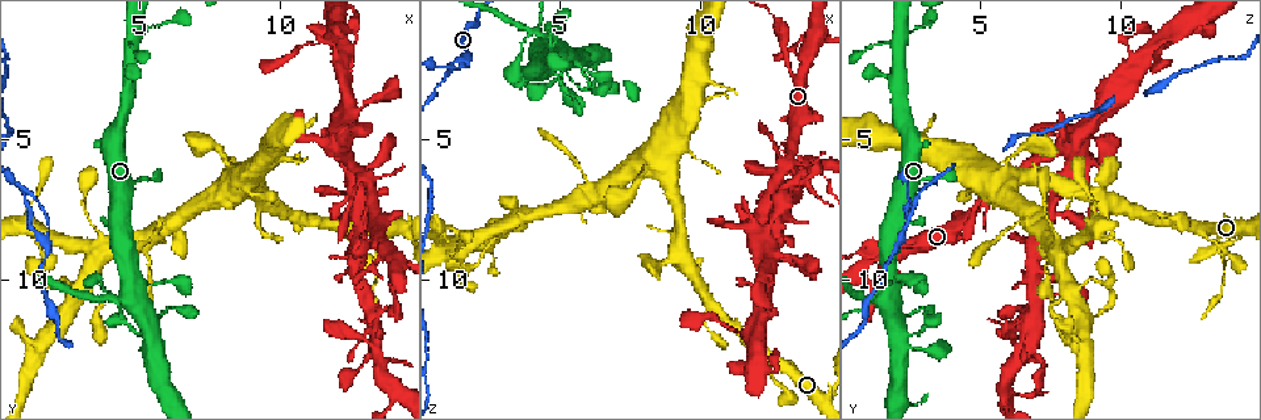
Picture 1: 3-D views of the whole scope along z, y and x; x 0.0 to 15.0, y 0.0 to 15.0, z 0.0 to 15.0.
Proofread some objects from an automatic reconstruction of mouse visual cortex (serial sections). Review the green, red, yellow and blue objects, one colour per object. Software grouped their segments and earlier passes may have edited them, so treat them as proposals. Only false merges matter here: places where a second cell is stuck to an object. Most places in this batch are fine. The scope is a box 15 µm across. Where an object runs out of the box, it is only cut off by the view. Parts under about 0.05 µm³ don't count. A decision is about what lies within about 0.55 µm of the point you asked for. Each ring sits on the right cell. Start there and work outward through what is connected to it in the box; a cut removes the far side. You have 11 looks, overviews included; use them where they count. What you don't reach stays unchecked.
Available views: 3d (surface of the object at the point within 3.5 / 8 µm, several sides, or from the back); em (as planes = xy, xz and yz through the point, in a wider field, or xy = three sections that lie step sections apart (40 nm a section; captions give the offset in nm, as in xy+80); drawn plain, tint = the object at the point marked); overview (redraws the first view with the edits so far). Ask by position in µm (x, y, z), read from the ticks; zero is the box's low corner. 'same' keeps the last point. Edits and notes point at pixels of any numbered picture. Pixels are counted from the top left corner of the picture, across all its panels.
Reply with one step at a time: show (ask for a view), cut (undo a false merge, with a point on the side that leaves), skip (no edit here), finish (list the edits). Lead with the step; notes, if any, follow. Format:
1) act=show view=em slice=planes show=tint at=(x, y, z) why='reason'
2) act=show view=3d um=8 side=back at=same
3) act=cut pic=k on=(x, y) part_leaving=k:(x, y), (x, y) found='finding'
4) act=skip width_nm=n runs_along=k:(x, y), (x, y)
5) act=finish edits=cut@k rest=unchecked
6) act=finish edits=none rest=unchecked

act=show view=3d um=3.5 side=back at=(13.5, 9.3, 2.0)

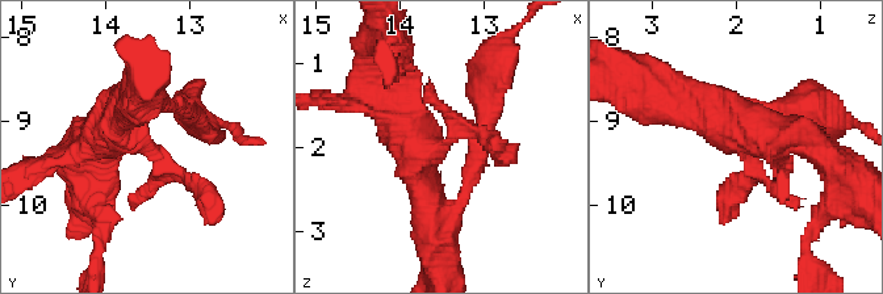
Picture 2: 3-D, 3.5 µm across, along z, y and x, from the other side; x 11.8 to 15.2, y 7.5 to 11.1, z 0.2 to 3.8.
act=show view=em slice=xy step=3 show=tint at=(13.55, 9.25, 2.05) arms=4 arm_widths_nm=150,200,400,450

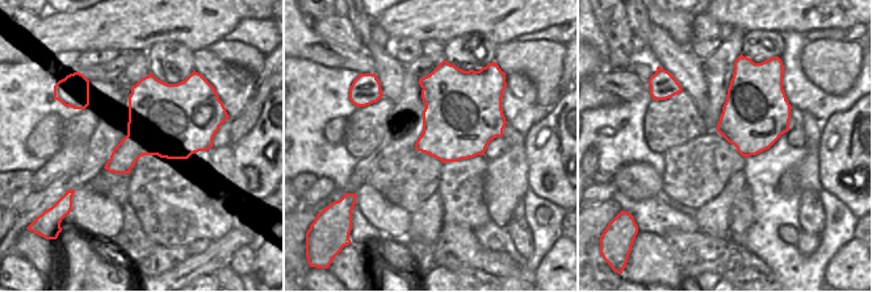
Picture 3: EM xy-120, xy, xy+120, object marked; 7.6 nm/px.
act=skip runs_along=2:(436, 219), (388, 74) found='continuous, no second cell'

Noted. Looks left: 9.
act=show view=3d um=3.5 at=(13.4, 12.0, 6.8) why='thick turns thin'

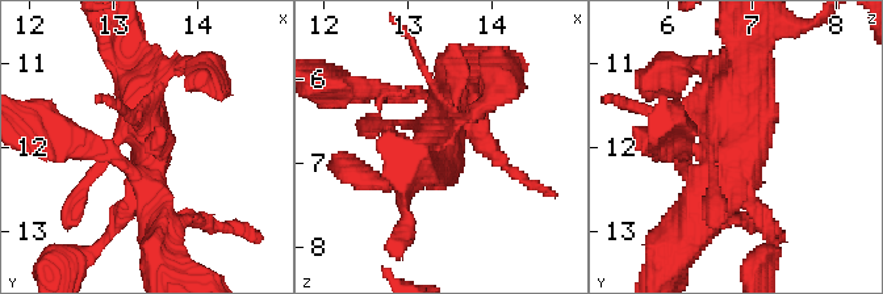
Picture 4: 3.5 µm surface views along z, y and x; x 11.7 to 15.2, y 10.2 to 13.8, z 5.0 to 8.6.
act=show view=em slice=planes show=tint at=(13.40, 12.05, 6.75) why='need the tissue'

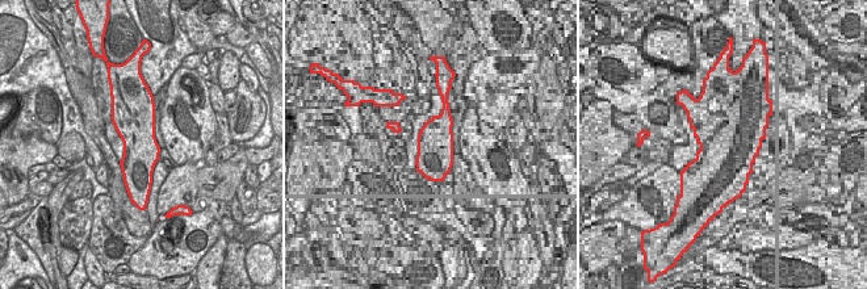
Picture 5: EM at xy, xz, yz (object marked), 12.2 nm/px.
act=skip runs_along=4:(750, 72), (731, 152), (690, 229) found='all the same cell'

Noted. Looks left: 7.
act=show view=3d um=3.5 at=(1.5, 8.5, 2.2)

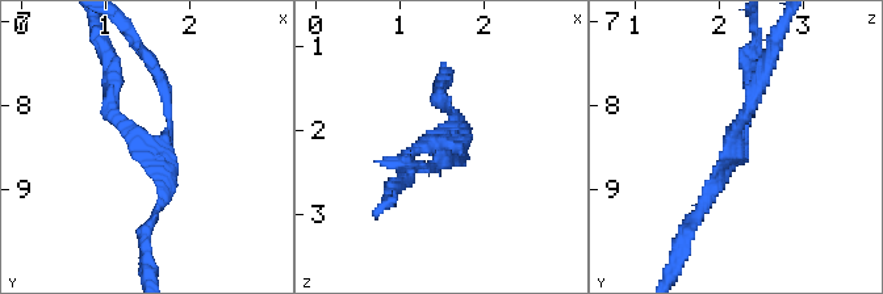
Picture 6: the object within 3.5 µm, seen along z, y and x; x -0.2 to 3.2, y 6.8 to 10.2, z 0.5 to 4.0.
act=show view=em slice=xy step=5 show=tint at=(1.60, 8.60, 2.15) arms=3 arm_widths_nm=100,150,200

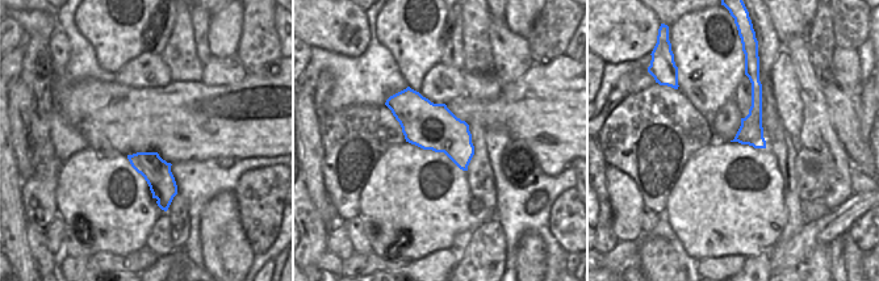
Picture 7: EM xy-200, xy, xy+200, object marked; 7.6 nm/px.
act=skip found='all the same cell'

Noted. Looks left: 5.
act=show view=3d um=3.5 at=(3.3, 9.9, 2.5) why='calibre changes'

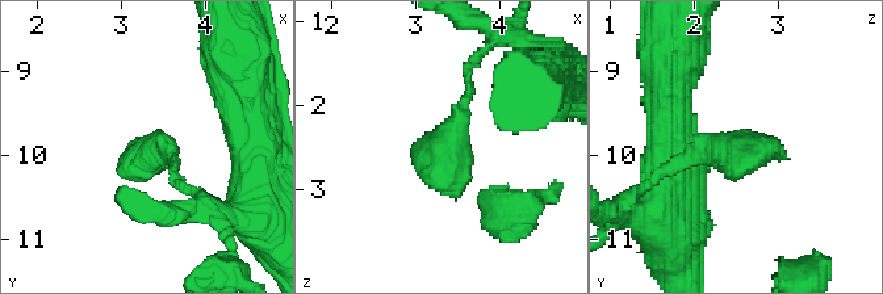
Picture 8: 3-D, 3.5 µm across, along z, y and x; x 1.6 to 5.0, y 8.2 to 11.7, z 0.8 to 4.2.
act=show view=em slice=xy step=5 show=tint at=(3.40, 9.95, 2.50) why='now the EM'

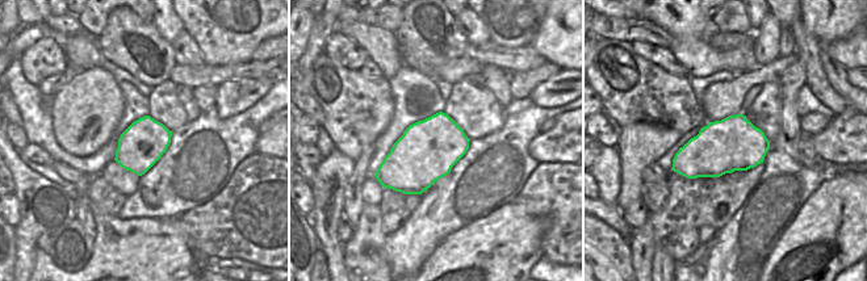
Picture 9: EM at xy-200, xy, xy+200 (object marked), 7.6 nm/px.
act=skip runs_along=8:(658, 176), (702, 147), (789, 159) found='one cell here'

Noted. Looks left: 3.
act=finish edits=none rest=unchecked

